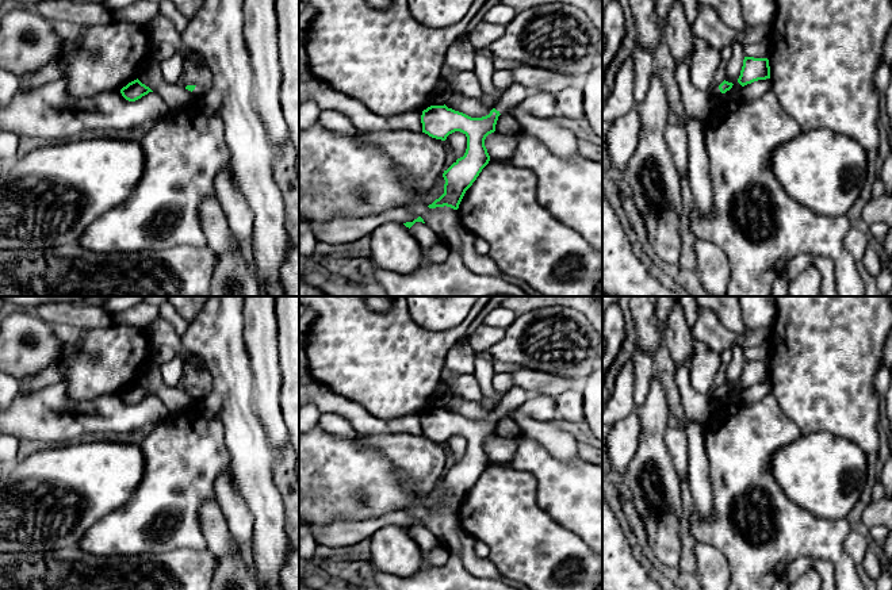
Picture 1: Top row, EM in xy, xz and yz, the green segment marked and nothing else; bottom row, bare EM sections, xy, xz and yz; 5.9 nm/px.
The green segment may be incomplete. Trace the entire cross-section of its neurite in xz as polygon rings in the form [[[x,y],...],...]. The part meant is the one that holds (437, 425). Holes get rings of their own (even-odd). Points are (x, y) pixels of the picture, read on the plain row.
[[[513,387],[495,405],[490,417],[482,421],[471,421],[463,415],[448,411],[445,407],[430,409],[422,414],[422,436],[429,440],[445,444],[447,440],[455,434],[460,434],[467,440],[464,459],[444,474],[444,497],[429,507],[429,512],[444,509],[453,513],[459,512],[466,494],[490,464],[485,442],[489,437],[495,434],[498,419],[517,410],[533,395],[535,392],[522,387]]]

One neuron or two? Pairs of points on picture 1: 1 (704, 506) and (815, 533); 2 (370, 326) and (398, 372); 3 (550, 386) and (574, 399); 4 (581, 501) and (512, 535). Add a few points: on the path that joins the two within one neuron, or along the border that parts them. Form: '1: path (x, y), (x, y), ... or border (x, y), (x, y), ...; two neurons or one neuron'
1: border (707, 477), (712, 491), (712, 513), (703, 518); two neurons
2: path (370, 337), (370, 344), (387, 361); one neuron
3: path (555, 386), (569, 394); one neuron
4: border (538, 486), (538, 505), (559, 524), (577, 533); two neurons

